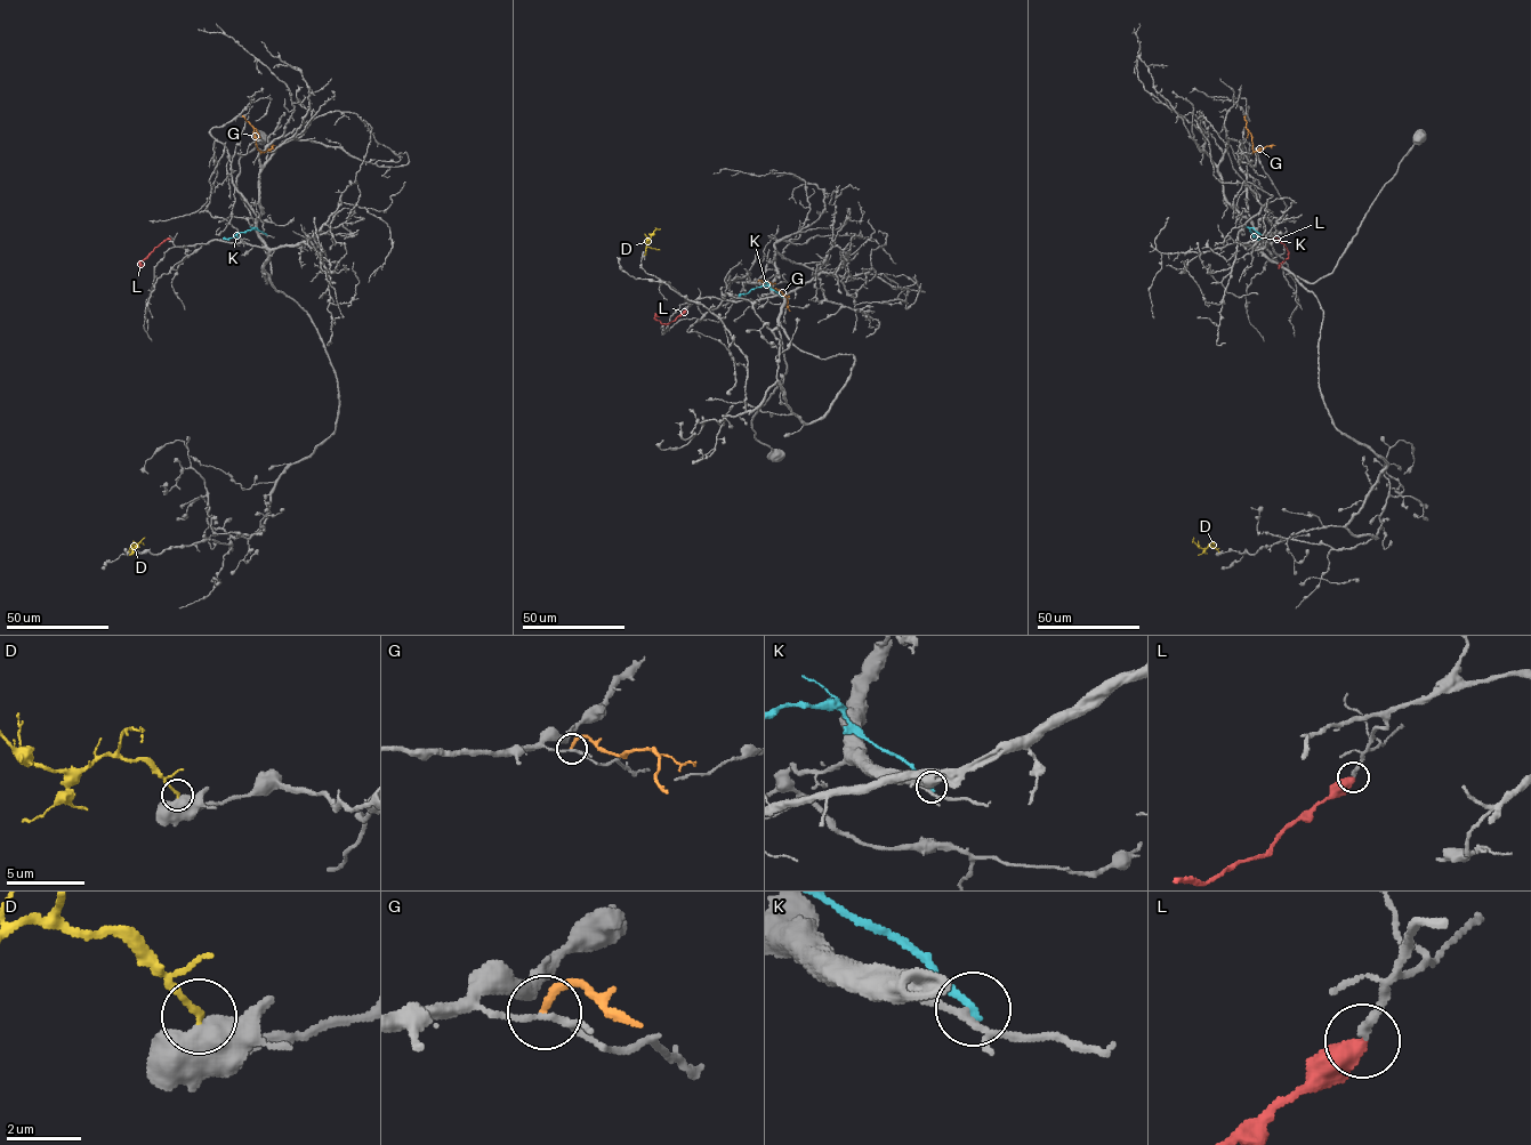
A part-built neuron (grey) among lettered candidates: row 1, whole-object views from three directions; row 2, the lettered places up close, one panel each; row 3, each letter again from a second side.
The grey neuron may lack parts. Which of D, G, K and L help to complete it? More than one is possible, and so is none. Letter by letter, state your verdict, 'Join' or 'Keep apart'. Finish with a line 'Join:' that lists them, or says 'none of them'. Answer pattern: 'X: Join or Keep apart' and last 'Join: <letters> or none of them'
D: Keep apart
G: Keep apart
K: Keep apart
L: Join
Join: L

